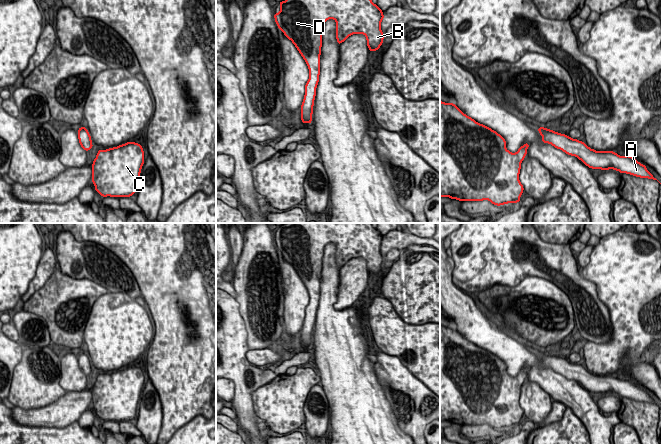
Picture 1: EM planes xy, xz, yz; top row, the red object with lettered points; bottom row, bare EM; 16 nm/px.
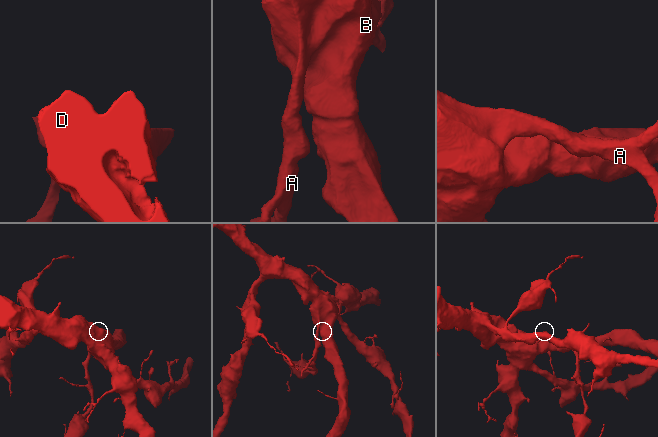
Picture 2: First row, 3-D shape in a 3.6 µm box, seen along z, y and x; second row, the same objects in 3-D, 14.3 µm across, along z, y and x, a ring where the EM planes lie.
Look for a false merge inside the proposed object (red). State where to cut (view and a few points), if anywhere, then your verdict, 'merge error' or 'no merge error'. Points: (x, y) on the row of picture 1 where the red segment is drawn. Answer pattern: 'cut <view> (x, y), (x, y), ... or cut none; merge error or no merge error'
cut none; no merge error

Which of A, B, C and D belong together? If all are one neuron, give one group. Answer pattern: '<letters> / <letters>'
A B C D

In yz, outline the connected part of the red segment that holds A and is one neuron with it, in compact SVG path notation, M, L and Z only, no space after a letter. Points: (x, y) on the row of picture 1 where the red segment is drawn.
M538 127L538 131L543 139L541 142L551 144L567 155L577 157L590 169L604 171L613 169L621 174L626 173L640 178L657 180L644 164L641 164L630 155L620 156L613 151L596 151L582 141L544 127Z

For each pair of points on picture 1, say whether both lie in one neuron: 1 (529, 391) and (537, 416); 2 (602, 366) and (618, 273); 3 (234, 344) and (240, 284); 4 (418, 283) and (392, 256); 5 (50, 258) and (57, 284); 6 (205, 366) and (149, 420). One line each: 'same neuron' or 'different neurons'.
1: same neuron
2: same neuron
3: different neurons
4: different neurons
5: different neurons
6: different neurons

